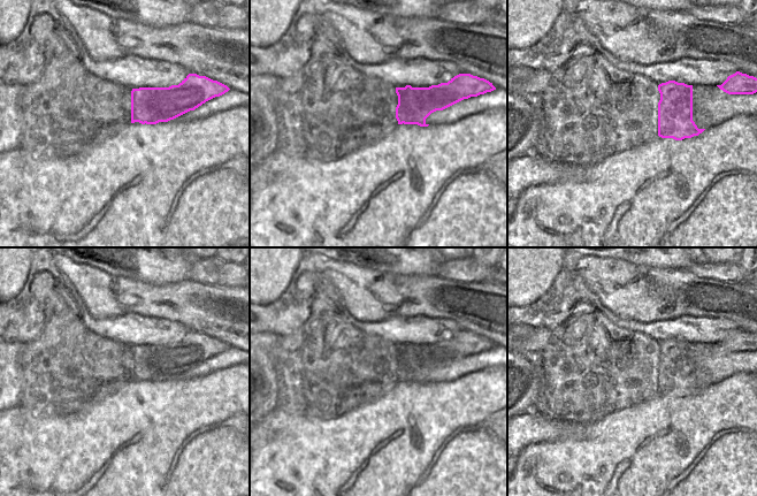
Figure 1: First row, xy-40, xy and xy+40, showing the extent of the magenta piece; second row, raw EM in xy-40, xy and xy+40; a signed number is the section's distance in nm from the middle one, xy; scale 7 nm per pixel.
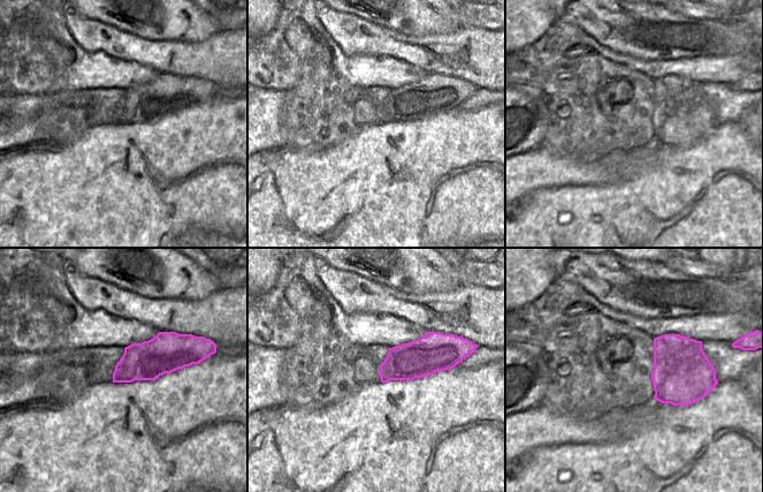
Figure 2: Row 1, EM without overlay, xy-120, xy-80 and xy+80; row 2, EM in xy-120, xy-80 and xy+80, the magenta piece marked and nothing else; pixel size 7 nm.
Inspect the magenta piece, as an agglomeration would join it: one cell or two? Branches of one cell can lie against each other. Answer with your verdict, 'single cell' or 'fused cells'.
fused cells

